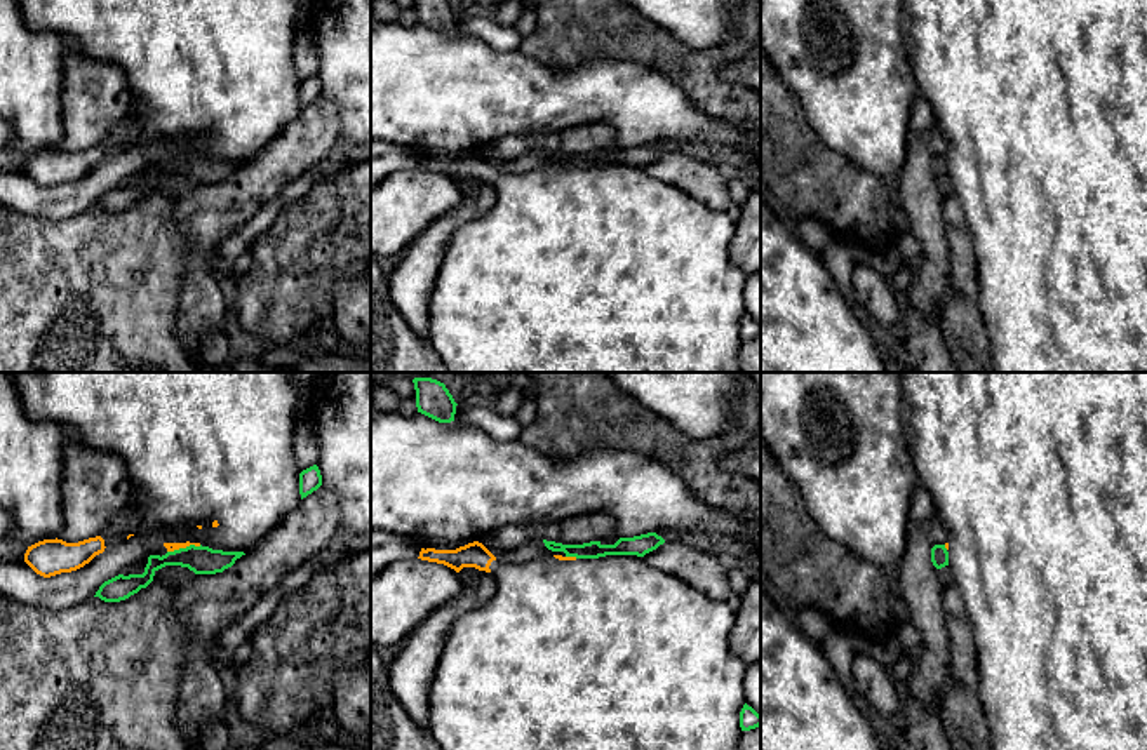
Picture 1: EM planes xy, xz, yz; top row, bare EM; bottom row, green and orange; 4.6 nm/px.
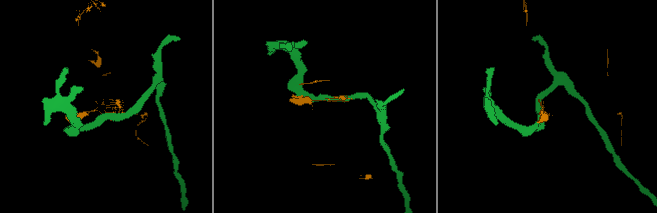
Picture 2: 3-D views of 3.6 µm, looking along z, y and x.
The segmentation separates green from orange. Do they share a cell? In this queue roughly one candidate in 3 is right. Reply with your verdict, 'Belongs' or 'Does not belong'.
Does not belong

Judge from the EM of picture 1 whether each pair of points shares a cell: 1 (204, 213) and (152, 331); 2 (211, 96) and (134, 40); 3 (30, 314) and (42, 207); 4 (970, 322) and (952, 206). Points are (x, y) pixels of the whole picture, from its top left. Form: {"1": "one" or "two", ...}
{"1": "two", "2": "one", "3": "two", "4": "one"}

